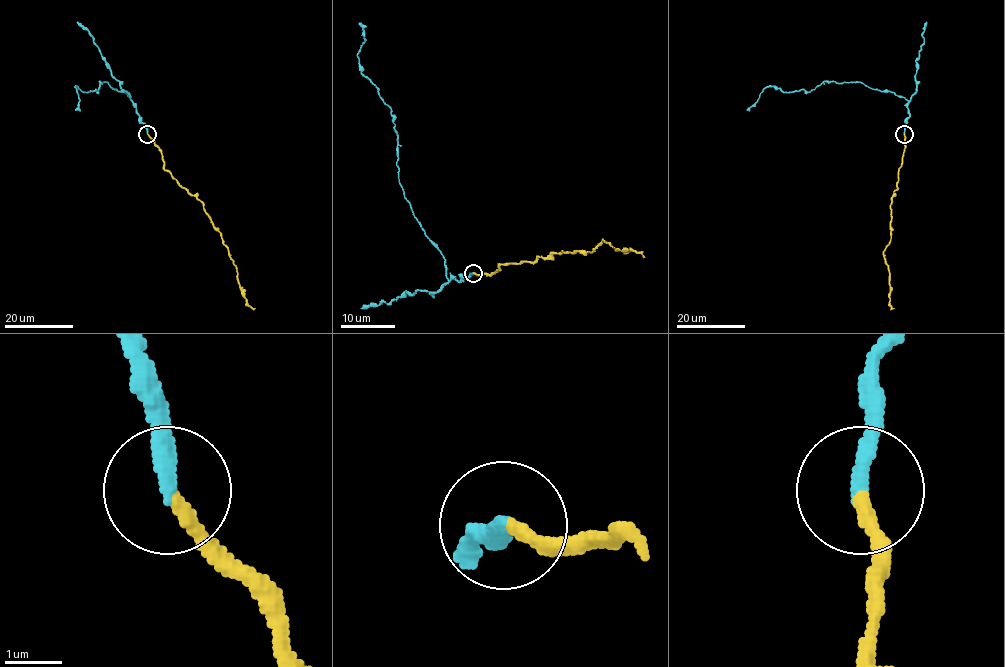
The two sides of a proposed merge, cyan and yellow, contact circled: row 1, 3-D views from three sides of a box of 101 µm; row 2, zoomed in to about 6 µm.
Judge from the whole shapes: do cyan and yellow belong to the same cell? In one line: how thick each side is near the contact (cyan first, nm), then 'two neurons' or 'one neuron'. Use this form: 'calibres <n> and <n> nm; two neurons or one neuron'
calibres 280 and 240 nm; one neuron

